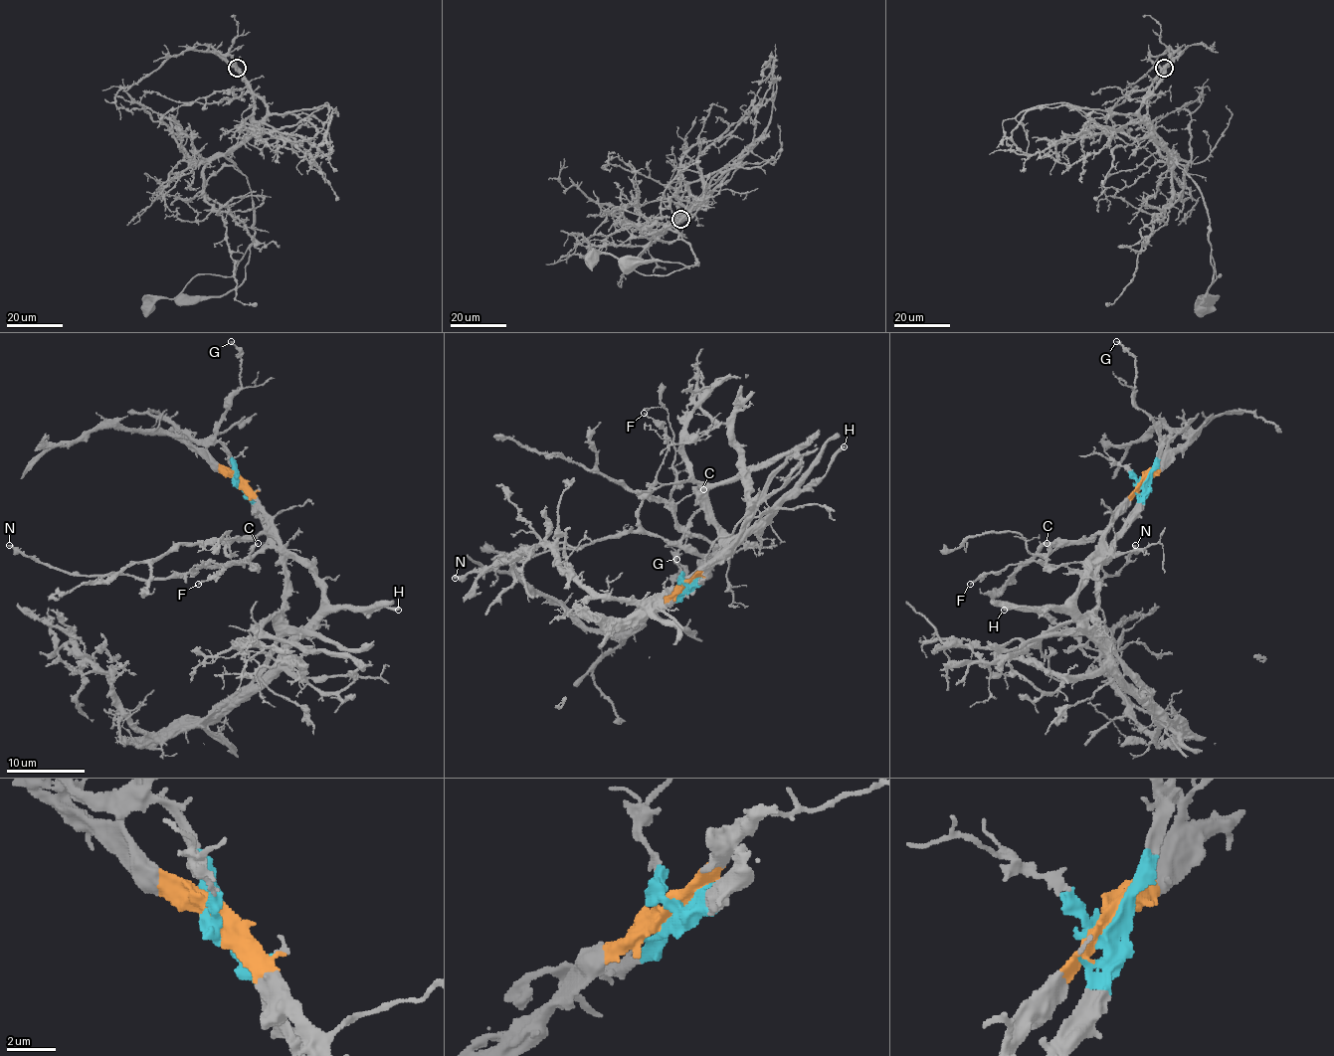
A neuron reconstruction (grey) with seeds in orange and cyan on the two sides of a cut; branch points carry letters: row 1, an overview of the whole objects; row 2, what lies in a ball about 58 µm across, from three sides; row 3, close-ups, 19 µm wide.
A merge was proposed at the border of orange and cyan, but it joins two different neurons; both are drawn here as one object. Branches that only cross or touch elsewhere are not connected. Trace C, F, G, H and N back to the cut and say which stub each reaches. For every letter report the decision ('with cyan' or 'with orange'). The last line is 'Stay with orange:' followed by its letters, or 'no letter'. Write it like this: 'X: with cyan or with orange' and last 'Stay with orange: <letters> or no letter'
C: with cyan
F: with cyan
G: with cyan
H: with orange
N: with cyan
Stay with orange: H

